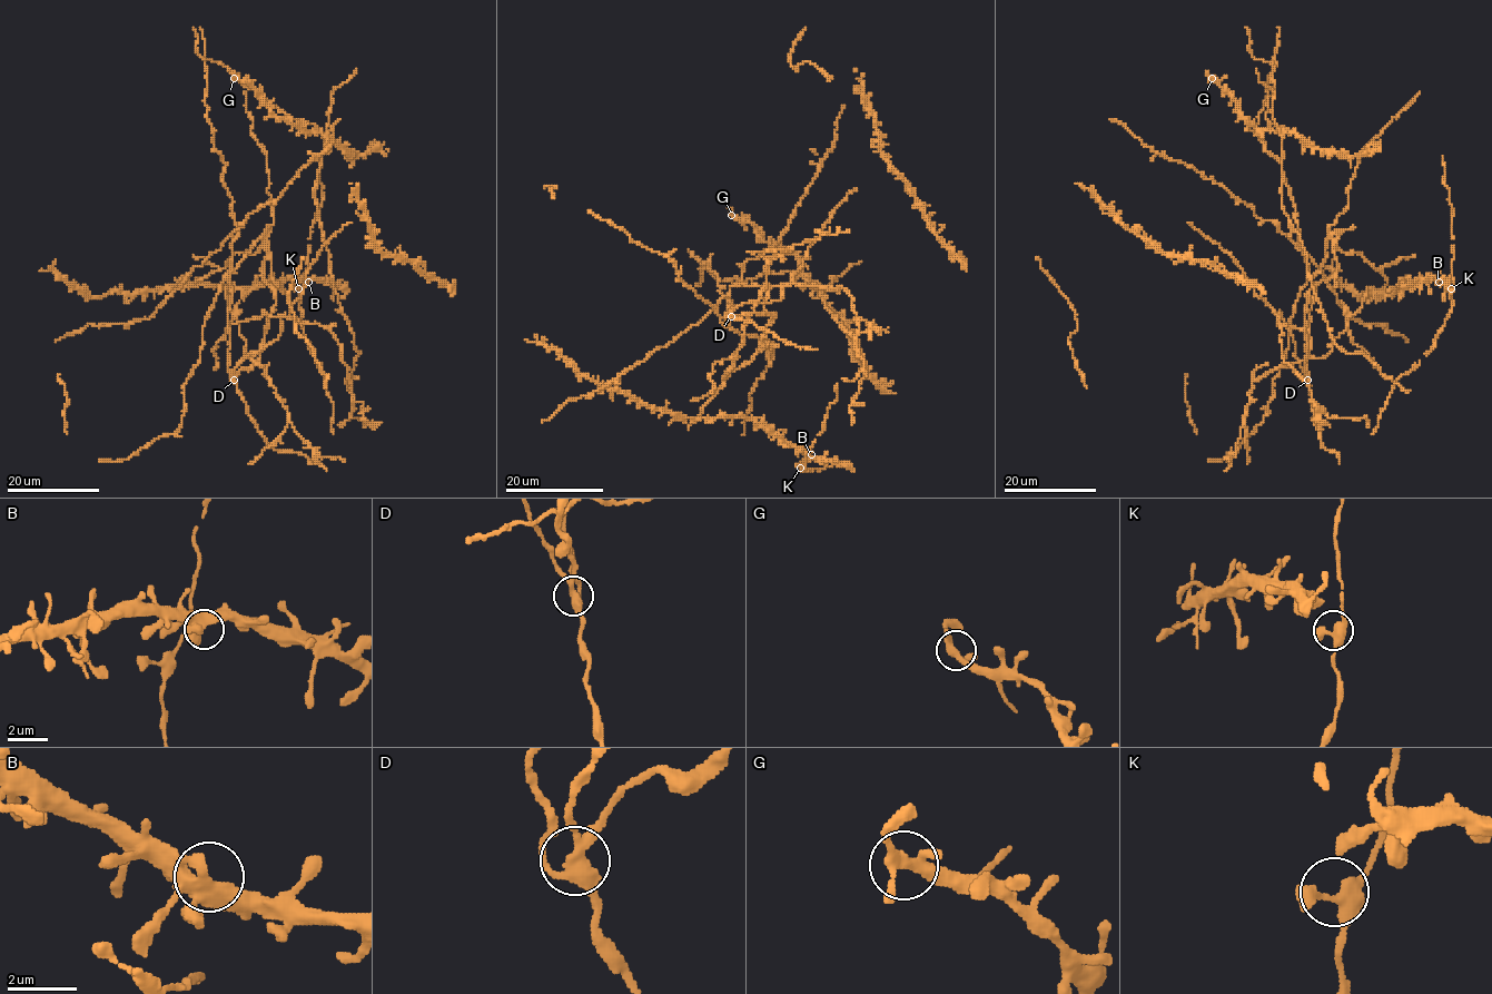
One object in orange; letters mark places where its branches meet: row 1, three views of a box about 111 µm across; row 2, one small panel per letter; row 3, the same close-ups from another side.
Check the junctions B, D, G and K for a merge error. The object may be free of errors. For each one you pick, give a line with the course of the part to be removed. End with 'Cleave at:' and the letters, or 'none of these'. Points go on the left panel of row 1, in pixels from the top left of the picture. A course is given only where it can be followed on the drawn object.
Cleave at: D

